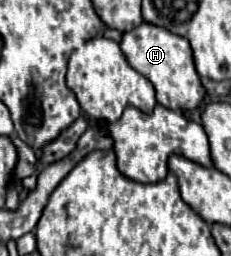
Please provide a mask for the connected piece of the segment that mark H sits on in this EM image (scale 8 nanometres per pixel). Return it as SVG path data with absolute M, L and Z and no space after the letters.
M143 22L135 30L123 34L121 50L127 56L129 64L139 74L143 74L145 78L149 78L153 82L153 86L157 90L157 102L161 106L171 108L171 110L195 110L201 106L207 92L205 92L201 78L197 76L189 40L185 40L183 36L177 36L165 28Z

